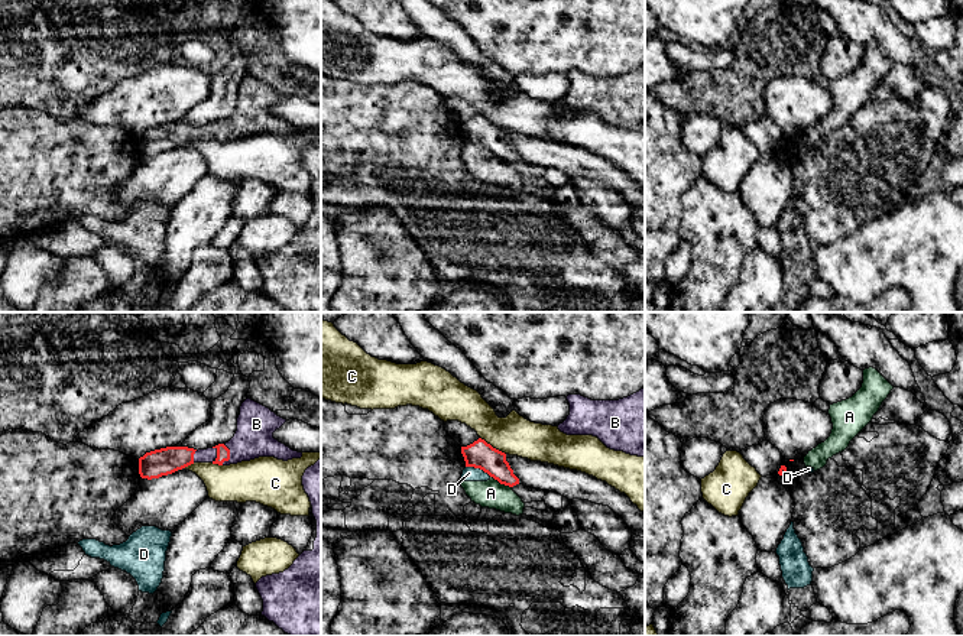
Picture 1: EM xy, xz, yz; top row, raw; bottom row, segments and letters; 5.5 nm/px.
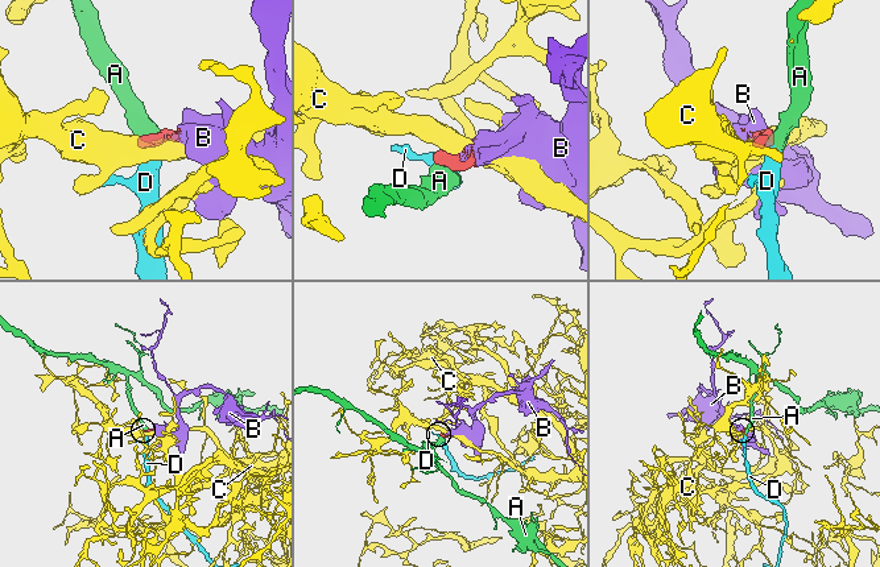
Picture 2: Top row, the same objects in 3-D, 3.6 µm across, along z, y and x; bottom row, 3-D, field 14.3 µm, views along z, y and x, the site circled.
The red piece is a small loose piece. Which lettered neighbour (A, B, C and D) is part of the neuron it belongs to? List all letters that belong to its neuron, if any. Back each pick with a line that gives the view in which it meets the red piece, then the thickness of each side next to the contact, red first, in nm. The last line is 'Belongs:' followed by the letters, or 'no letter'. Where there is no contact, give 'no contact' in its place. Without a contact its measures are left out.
B: xy | 80/220 nm
Belongs: B

